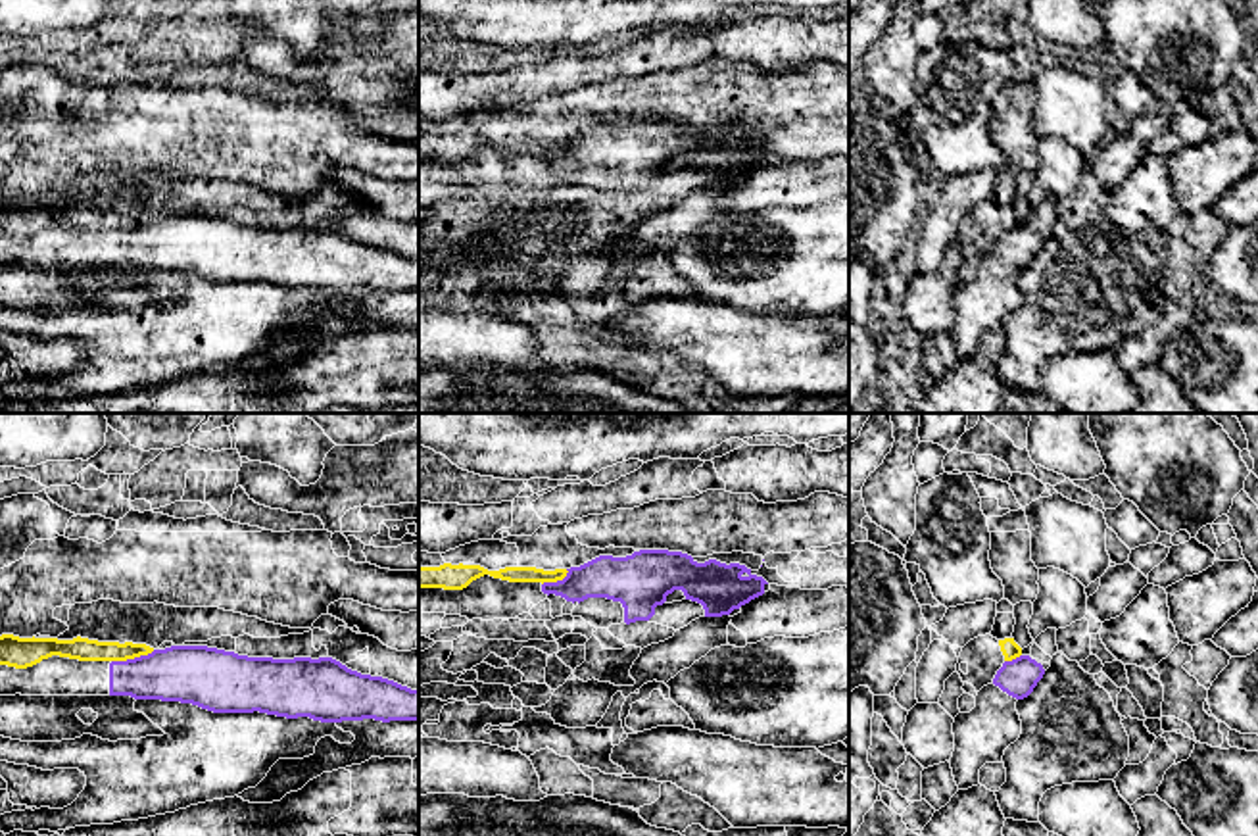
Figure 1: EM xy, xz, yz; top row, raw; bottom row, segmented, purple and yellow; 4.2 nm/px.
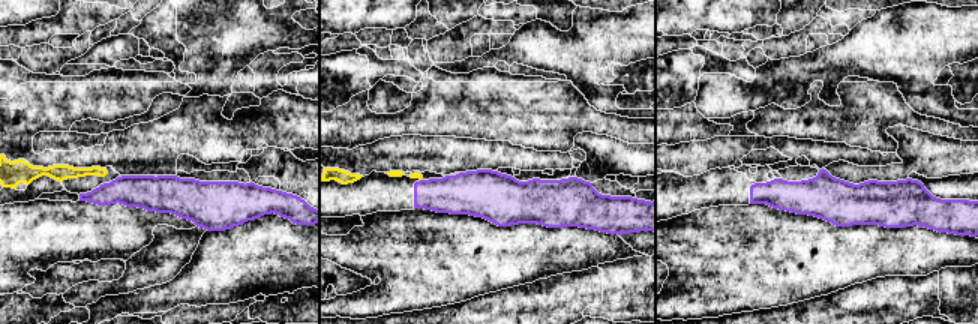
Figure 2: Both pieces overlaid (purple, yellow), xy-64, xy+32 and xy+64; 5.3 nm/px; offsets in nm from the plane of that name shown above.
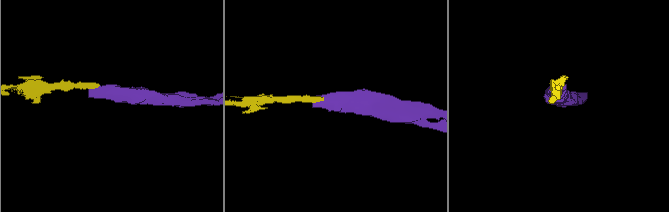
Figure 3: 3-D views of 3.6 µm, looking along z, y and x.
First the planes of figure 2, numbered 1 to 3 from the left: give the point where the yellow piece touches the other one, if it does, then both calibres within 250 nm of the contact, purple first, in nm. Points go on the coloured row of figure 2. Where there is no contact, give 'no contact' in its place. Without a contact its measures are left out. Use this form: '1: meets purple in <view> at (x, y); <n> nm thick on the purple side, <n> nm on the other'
1: no contact
2: no contact
3: no contact

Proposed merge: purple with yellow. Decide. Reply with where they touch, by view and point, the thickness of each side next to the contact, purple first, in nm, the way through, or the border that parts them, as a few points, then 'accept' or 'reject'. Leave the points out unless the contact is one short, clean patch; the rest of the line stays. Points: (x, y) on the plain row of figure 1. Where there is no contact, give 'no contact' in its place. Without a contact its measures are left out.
xy (135, 227) | 240/100 nm | along xy (154, 220), (112, 231) | reject

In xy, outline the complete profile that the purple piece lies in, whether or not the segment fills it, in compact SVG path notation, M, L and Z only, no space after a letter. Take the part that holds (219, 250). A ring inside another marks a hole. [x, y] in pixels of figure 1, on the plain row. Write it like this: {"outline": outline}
{"outline": "M171 215L127 231L79 231L52 225L15 238L0 234L0 265L131 265L192 273L213 283L267 283L321 292L419 290L419 259L361 244L332 227L248 227L207 215Z"}

